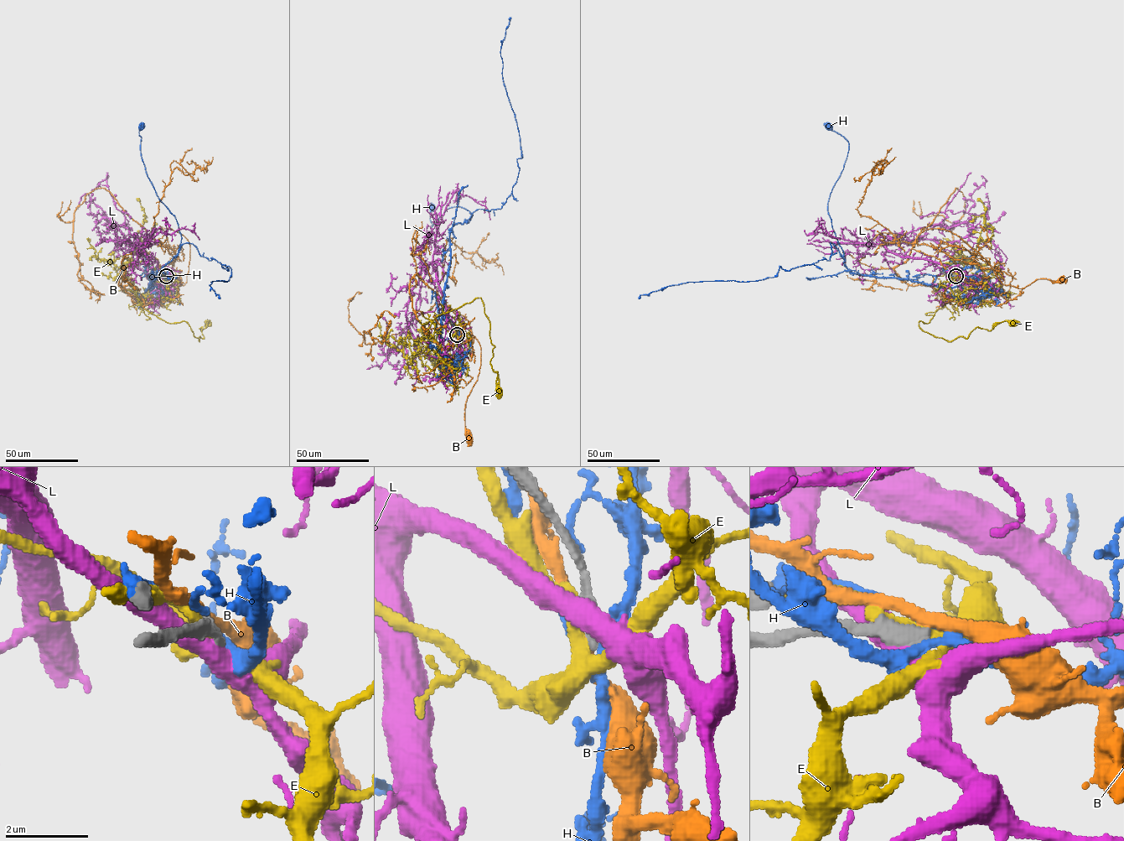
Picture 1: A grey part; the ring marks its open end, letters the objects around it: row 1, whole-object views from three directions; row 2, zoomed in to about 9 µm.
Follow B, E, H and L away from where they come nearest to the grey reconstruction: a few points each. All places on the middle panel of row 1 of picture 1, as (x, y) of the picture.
B: (457, 334), (433, 292), (472, 333), (481, 350), (479, 374), (465, 403), (465, 435), (468, 440)
E: (457, 333), (444, 349), (433, 350), (427, 342), (435, 317), (479, 298), (489, 323), (490, 365), (499, 392)
H: (458, 334), (458, 355), (445, 360), (440, 339), (449, 230), (472, 215), (452, 207), (431, 227), (432, 208)
L: (457, 334), (448, 326), (443, 295), (430, 264), (404, 345), (385, 353), (382, 350), (392, 365), (398, 360)

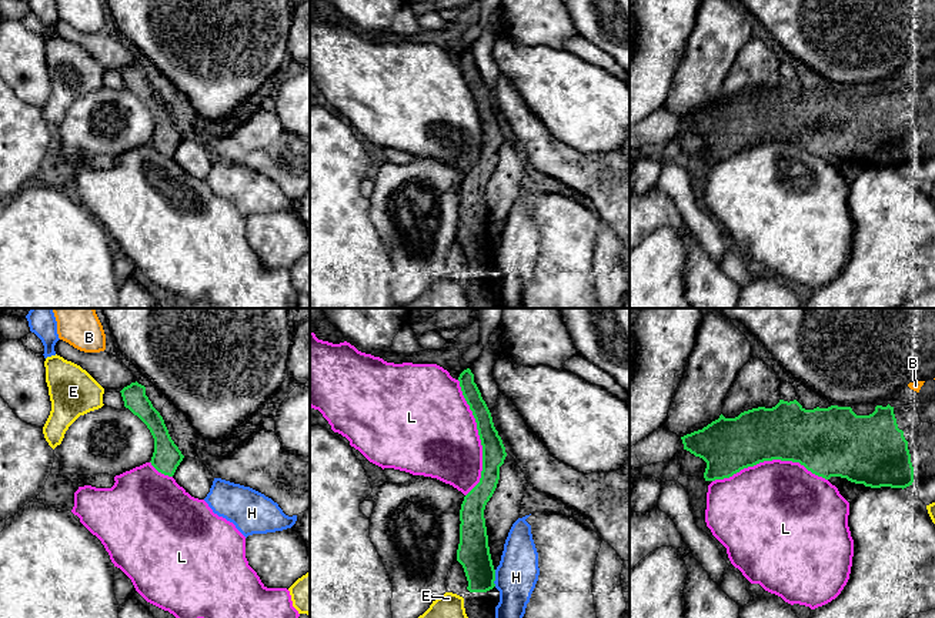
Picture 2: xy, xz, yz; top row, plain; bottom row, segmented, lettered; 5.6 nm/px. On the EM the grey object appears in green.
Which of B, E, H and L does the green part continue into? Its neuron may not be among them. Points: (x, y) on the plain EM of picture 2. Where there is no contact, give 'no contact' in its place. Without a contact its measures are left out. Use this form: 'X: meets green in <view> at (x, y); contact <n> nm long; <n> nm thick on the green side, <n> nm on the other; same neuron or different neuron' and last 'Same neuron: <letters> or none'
B: no contact; different neuron
E: no contact; different neuron
H: meets green in xz at (494, 259); contact 100 nm long; 180 nm thick on the green side, 240 nm on the other; different neuron
L: meets green in xz at (480, 119); contact 650 nm long; 130 nm thick on the green side, 460 nm on the other; different neuron
Same neuron: none

